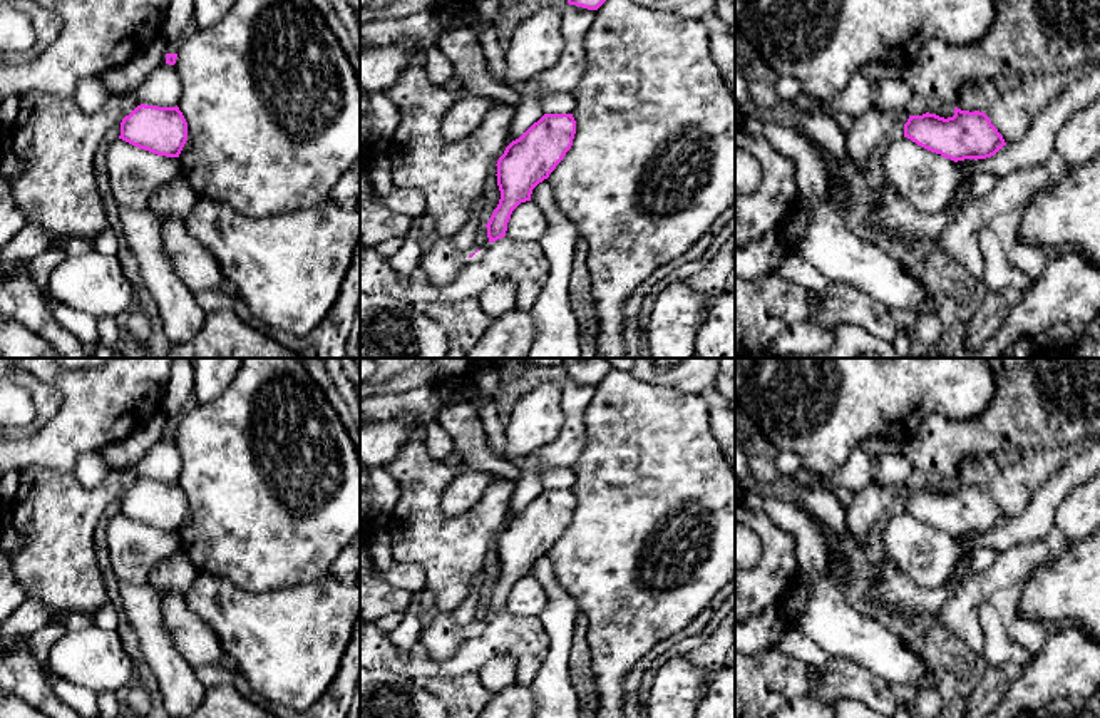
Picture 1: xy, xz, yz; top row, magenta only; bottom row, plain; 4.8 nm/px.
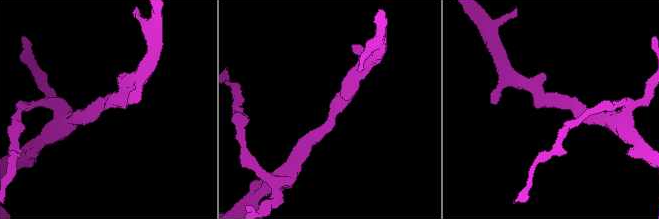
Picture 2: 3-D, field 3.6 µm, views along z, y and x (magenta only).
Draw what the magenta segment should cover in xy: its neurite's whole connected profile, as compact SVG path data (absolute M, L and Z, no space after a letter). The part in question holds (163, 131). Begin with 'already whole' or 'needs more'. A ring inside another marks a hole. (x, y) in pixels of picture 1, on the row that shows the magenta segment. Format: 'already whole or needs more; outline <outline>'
already whole; outline M137 105L121 122L119 139L157 156L179 157L188 122L179 107Z

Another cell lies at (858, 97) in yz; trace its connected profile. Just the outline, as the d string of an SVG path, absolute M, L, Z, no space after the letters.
M856 75L846 87L844 92L832 99L814 99L810 95L799 95L792 100L797 112L807 114L847 114L851 117L859 117L874 109L874 85L877 80L867 79L864 75Z

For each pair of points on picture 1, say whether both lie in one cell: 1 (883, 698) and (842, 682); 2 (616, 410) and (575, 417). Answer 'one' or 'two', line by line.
1: one
2: two

